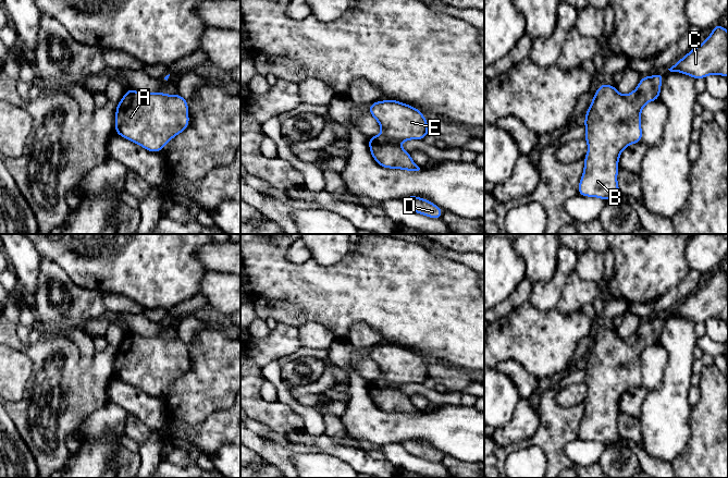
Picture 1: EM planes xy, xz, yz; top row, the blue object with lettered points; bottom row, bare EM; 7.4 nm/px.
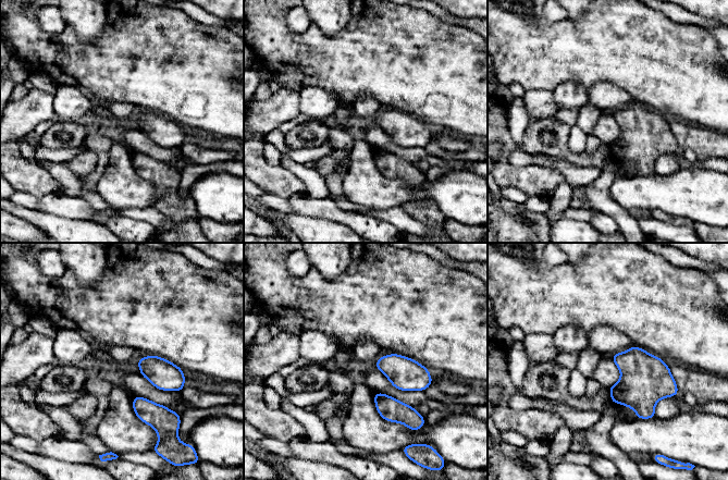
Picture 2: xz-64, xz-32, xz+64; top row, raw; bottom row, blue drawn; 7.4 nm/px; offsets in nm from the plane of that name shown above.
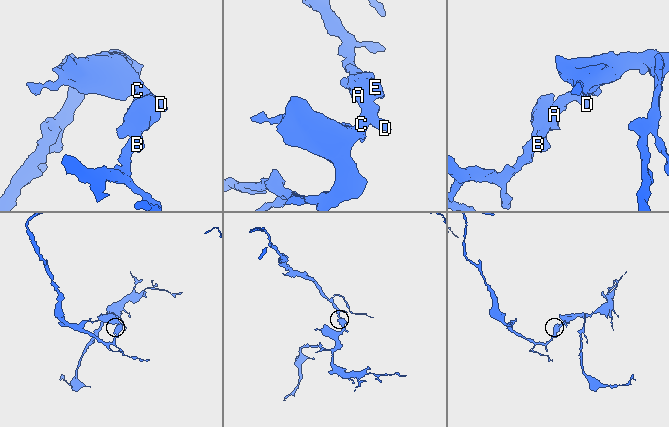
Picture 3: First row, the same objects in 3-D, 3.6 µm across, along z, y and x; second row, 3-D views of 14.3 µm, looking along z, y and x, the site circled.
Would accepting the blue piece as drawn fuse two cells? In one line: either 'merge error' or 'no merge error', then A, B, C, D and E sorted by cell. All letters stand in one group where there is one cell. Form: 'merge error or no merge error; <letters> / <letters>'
no merge error; A B C D E

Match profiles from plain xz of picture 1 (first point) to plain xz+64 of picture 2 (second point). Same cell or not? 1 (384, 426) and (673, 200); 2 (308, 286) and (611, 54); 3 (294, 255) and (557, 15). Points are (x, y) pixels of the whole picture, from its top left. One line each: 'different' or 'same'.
1: same
2: same
3: same

